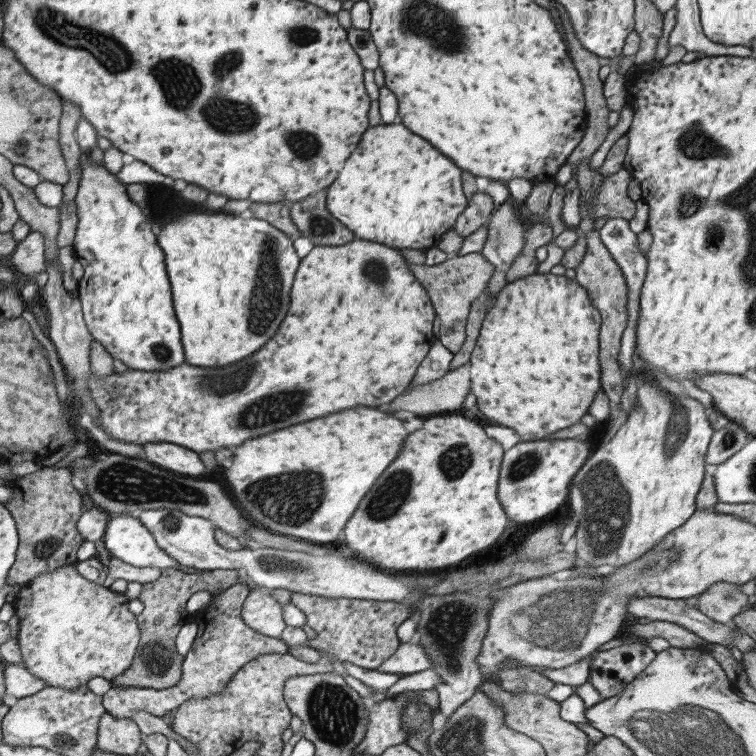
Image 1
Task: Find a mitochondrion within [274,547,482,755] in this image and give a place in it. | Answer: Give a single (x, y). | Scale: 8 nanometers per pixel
(332, 712)

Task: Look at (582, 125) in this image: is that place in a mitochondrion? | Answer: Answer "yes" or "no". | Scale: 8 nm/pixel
no

